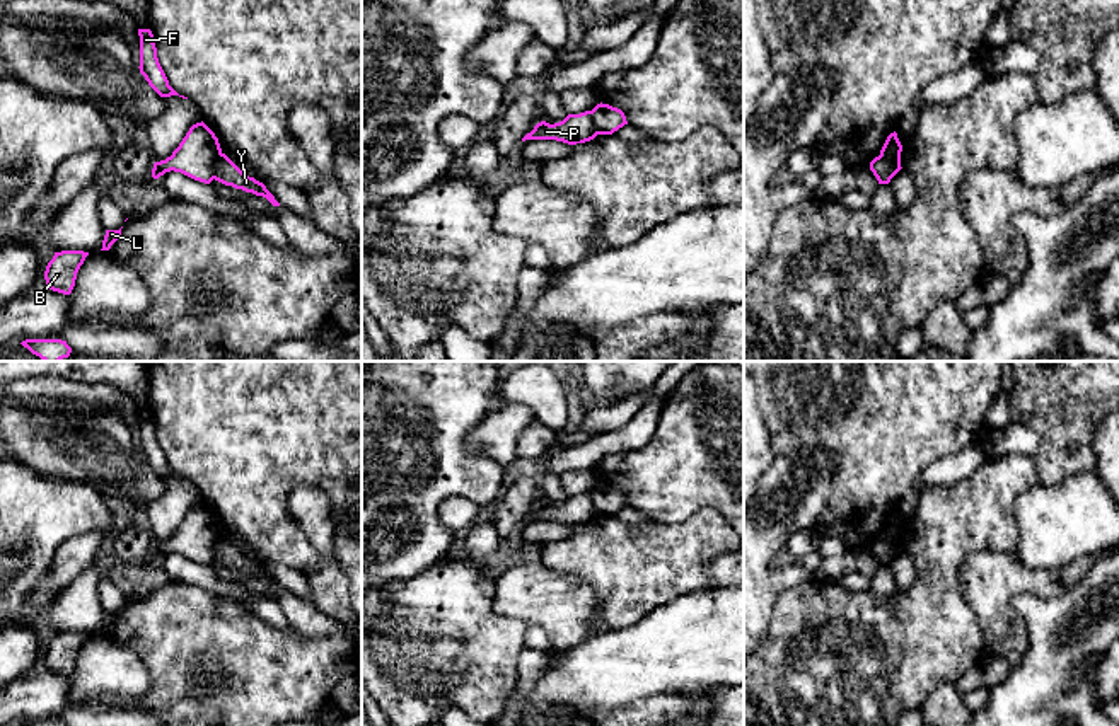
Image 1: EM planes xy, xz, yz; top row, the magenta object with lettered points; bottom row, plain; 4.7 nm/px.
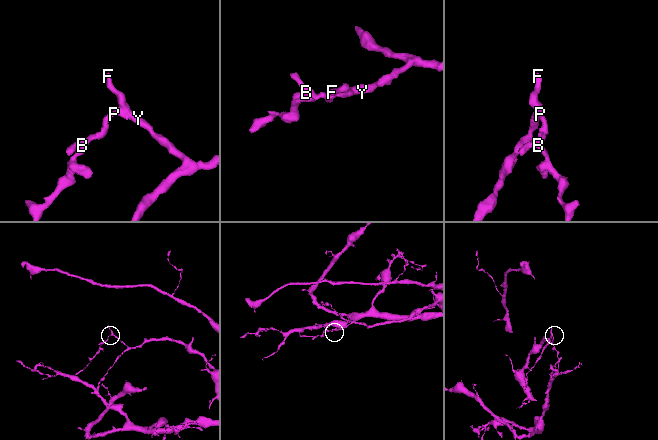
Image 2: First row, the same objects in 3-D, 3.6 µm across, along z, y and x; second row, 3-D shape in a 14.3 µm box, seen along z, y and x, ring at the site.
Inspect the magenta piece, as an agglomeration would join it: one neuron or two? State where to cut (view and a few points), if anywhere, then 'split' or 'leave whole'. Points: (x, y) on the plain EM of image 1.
xy (220, 534), (212, 559) | split

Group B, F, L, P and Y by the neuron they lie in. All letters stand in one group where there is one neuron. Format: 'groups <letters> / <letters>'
groups B F L P / Y

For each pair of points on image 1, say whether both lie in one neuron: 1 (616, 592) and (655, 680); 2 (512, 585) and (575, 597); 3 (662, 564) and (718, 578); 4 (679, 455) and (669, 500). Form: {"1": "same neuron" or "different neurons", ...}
{"1": "different neurons", "2": "same neuron", "3": "different neurons", "4": "same neuron"}

